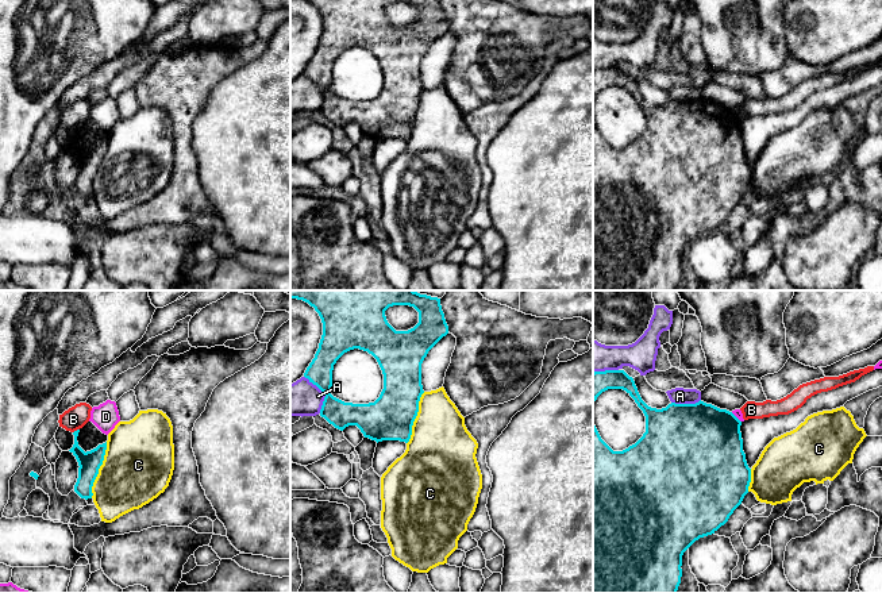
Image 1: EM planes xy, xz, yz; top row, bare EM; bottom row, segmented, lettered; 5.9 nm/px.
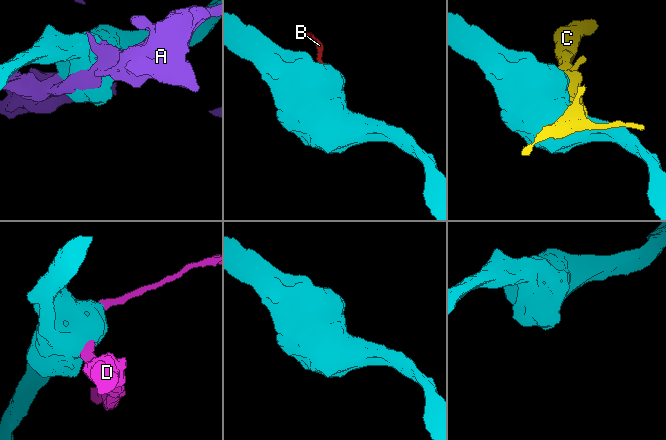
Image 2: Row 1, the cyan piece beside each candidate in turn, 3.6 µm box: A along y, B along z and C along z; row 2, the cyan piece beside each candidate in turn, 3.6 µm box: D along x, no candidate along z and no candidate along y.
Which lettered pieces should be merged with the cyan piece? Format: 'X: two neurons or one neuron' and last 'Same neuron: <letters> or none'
A: two neurons
B: two neurons
C: two neurons
D: two neurons
Same neuron: none

